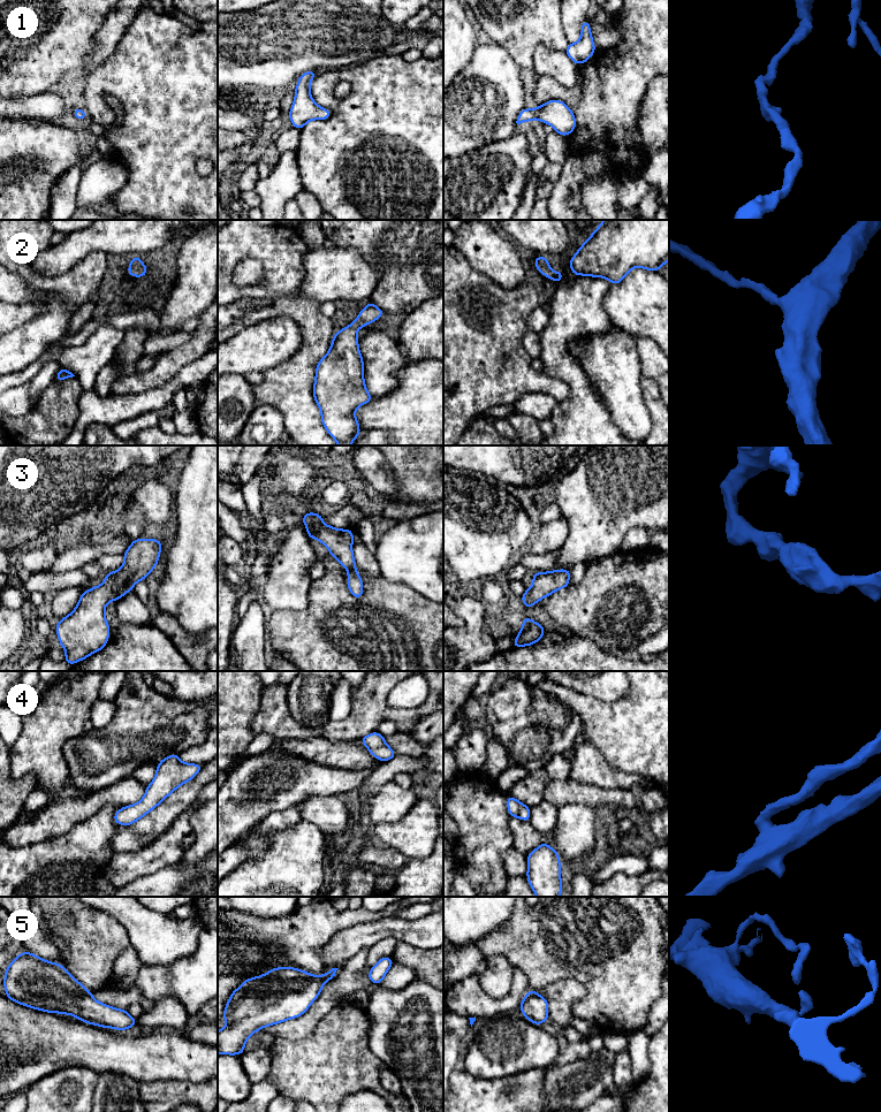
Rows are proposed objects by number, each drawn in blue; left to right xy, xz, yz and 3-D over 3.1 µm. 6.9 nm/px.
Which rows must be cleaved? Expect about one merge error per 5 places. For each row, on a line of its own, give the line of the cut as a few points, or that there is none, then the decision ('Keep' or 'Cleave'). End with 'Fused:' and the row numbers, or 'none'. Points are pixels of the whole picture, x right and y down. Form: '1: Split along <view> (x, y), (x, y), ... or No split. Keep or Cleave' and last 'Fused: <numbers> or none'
1: No split. Keep
2: No split. Keep
3: No split. Keep
4: No split. Keep
5: No split. Keep
Fused: none

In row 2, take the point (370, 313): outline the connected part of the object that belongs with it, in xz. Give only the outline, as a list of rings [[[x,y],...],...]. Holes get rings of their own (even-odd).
[[[369,302],[352,323],[335,333],[329,351],[317,365],[313,397],[321,411],[324,427],[339,445],[350,445],[359,436],[360,429],[355,411],[373,398],[364,383],[364,364],[358,348],[357,330],[378,320],[382,314],[385,312],[381,309]]]

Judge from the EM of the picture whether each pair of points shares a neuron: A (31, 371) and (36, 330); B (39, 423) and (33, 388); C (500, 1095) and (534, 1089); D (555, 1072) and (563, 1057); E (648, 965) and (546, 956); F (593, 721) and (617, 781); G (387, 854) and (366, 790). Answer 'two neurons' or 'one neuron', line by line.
A: two neurons
B: two neurons
C: one neuron
D: two neurons
E: one neuron
F: two neurons
G: one neuron

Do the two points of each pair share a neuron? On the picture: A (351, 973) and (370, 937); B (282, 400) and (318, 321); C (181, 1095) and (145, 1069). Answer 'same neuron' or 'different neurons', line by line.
A: different neurons
B: same neuron
C: different neurons

